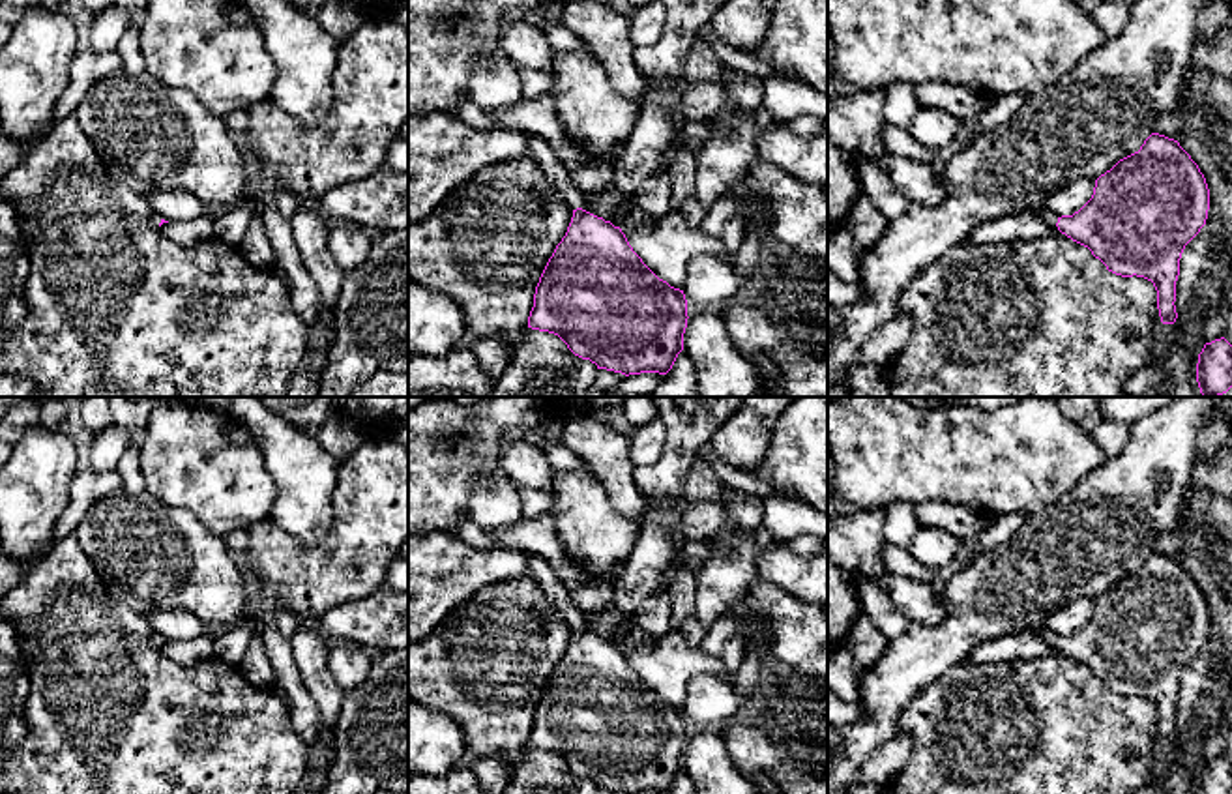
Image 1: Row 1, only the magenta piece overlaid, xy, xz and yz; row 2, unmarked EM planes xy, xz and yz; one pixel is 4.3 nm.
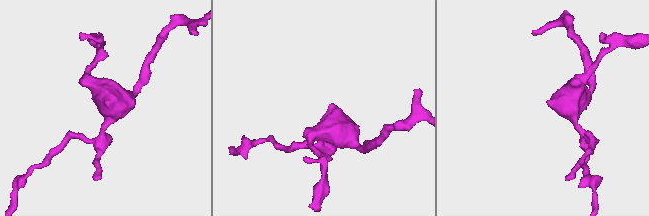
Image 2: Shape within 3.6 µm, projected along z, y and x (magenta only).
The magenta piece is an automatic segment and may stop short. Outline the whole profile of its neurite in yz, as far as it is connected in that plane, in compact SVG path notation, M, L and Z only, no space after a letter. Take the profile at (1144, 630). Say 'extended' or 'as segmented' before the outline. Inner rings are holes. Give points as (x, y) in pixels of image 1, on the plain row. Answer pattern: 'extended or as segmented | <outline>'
extended | M1151 552L1138 571L1095 599L1092 618L1073 635L1034 631L1088 667L1108 691L1144 697L1157 710L1163 743L1174 743L1176 700L1185 665L1206 644L1210 609L1178 560Z

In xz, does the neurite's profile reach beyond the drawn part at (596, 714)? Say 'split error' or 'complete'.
split error

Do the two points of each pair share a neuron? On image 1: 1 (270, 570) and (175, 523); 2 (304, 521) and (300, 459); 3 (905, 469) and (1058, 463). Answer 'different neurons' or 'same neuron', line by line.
1: different neurons
2: same neuron
3: same neuron

